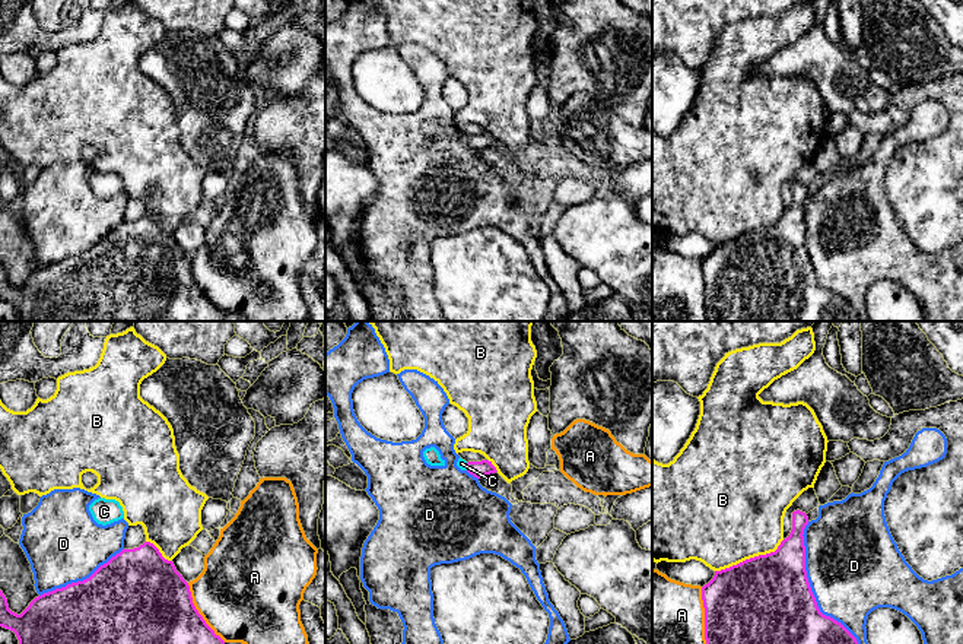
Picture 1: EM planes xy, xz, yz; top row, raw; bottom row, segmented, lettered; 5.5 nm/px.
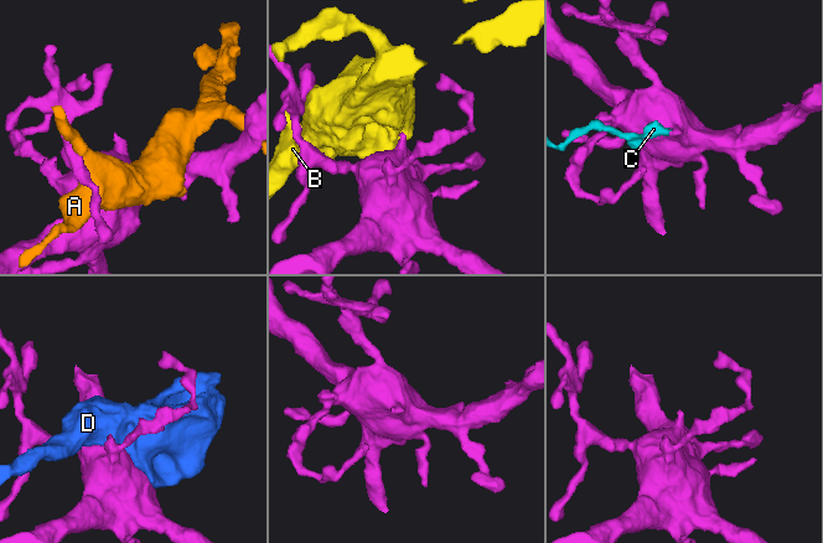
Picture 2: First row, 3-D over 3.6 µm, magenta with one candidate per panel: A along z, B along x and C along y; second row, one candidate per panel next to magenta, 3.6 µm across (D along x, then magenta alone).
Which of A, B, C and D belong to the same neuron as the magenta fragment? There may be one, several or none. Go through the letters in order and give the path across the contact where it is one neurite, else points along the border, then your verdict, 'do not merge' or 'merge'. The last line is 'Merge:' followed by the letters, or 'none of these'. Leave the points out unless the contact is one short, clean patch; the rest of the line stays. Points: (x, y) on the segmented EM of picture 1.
A: do not merge
B: do not merge
C: runs through xz (479, 469), (467, 466), (461, 463); merge
D: do not merge
Merge: C

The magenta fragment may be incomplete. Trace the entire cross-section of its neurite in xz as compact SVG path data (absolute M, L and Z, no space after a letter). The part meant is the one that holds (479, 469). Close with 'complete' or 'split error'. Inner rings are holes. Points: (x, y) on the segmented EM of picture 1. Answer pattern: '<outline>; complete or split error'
M461 457L458 459L457 461L457 466L461 469L461 470L467 470L470 475L473 475L474 478L480 479L486 475L490 475L490 473L496 473L496 467L492 464L492 461L489 460L482 460L482 461L465 461L463 460Z; split error

